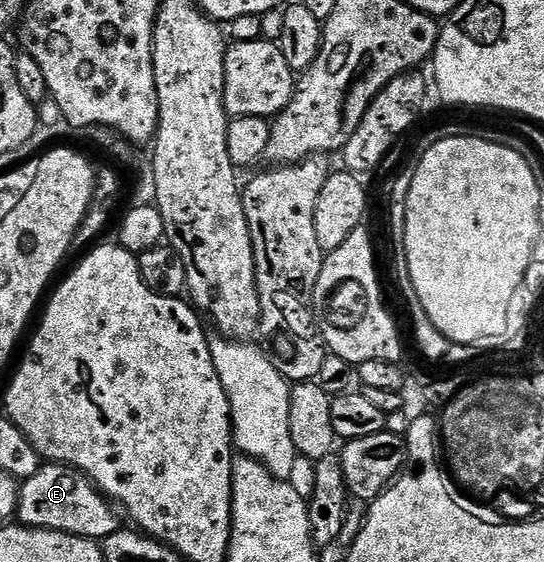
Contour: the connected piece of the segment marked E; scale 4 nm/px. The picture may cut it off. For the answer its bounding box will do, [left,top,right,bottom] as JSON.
[17,462,121,541]

